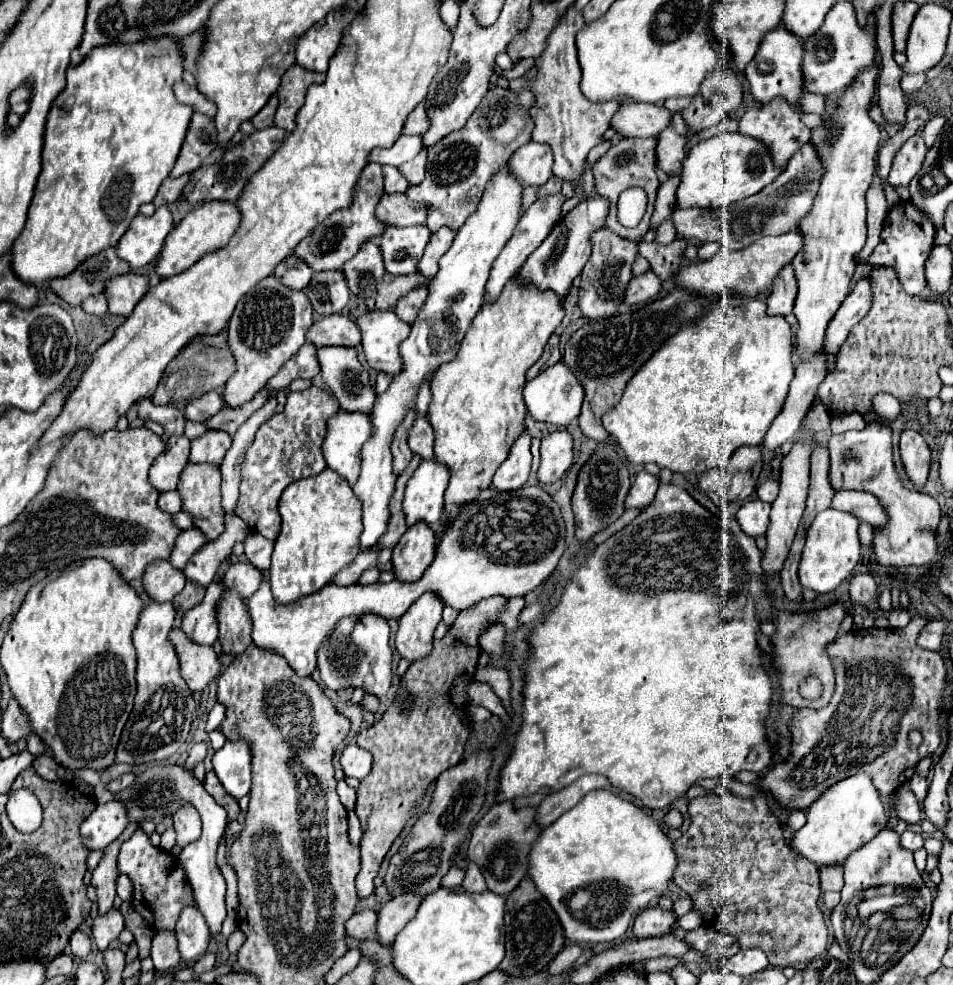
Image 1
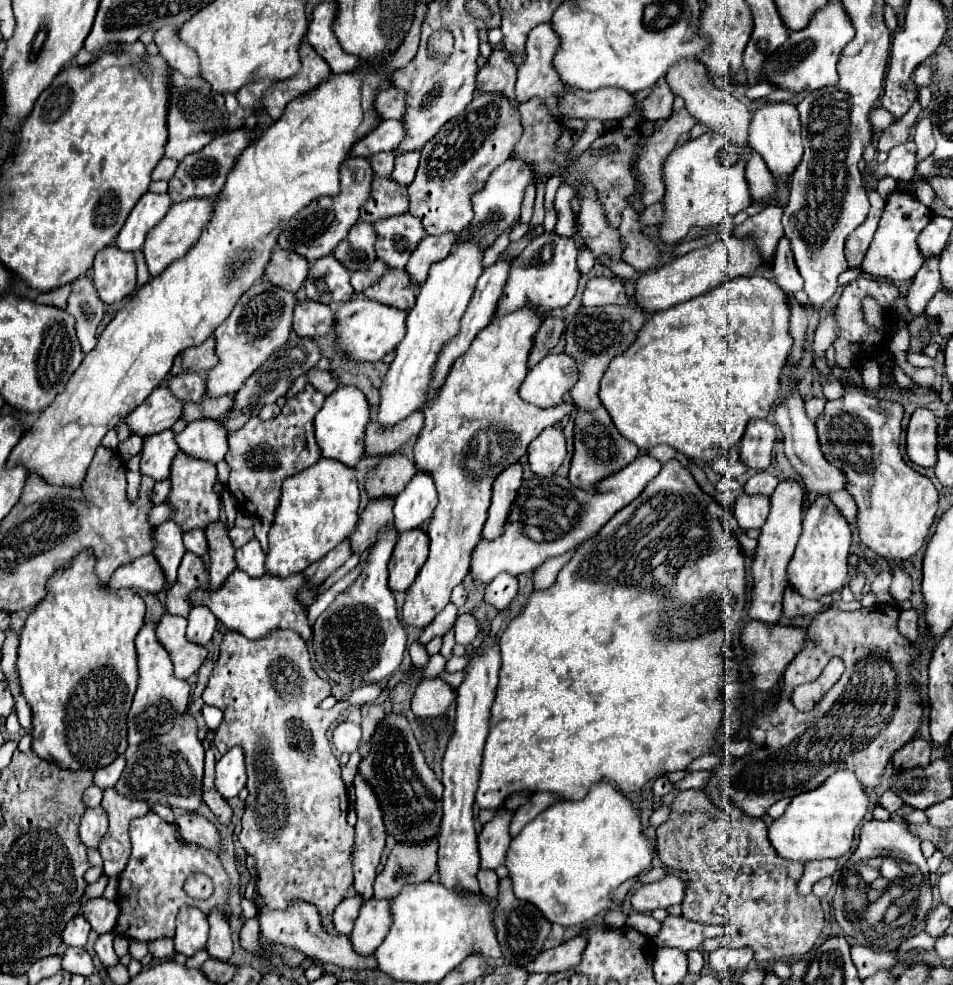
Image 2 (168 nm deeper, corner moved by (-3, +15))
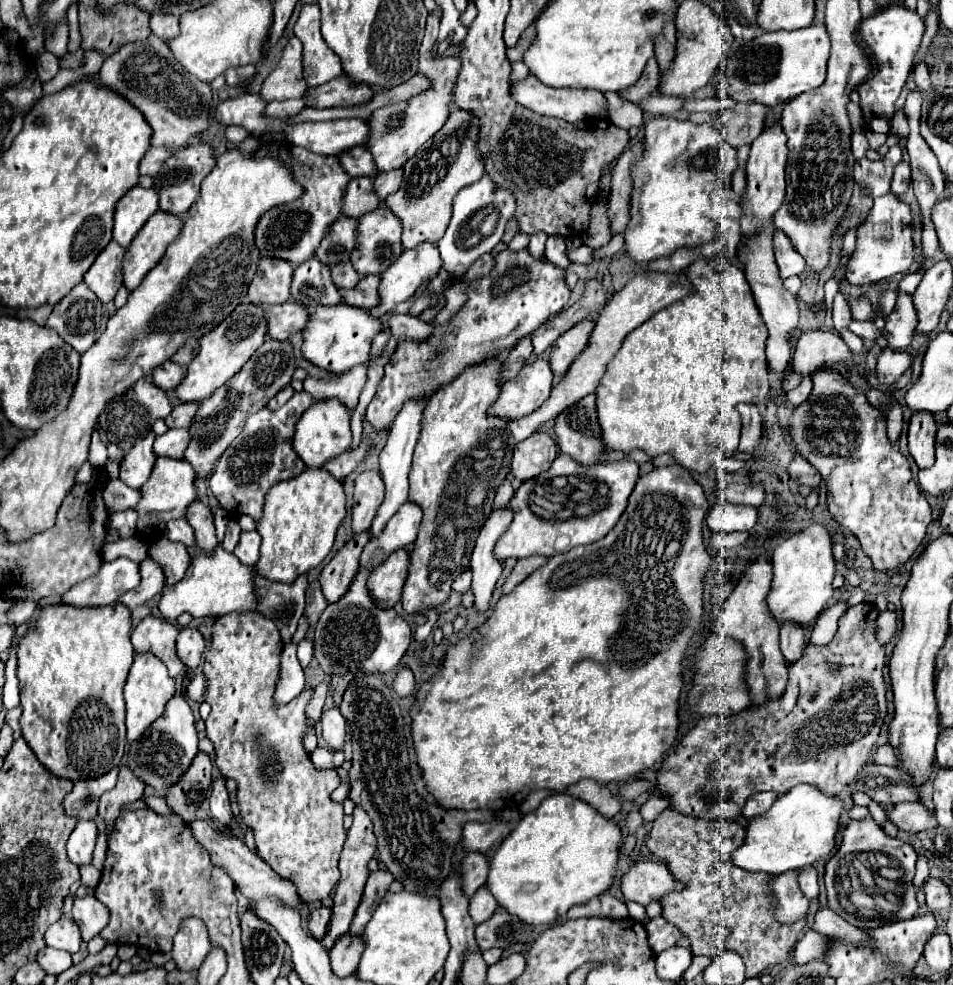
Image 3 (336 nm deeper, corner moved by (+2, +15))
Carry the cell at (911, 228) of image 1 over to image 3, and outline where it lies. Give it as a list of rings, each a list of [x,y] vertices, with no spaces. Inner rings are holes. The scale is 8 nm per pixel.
[[[892,193],[874,199],[870,217],[858,229],[856,251],[848,261],[846,281],[852,285],[866,285],[894,277],[898,273],[908,273],[914,261],[914,241],[912,241],[912,209],[908,203],[900,201]]]

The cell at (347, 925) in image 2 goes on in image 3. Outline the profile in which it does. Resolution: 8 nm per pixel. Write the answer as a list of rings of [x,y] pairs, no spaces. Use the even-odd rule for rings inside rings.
[[[320,907],[316,911],[310,913],[310,919],[308,919],[308,927],[312,931],[314,937],[324,937],[326,935],[326,927],[330,923],[330,907]]]

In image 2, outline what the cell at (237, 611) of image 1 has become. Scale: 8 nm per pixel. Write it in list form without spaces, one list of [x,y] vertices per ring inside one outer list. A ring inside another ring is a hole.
[[[221,521],[209,523],[205,527],[205,537],[209,543],[209,577],[211,577],[211,587],[219,587],[223,579],[237,567],[235,565],[235,547],[227,535],[227,525]]]

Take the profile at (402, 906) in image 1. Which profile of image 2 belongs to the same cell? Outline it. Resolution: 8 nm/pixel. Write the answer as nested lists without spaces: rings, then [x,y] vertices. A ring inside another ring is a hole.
[[[375,899],[363,903],[355,927],[349,933],[349,941],[355,953],[363,957],[373,955],[373,951],[383,943],[383,937],[387,935],[387,925],[391,923],[391,913],[387,913],[389,903],[391,901],[375,901]]]

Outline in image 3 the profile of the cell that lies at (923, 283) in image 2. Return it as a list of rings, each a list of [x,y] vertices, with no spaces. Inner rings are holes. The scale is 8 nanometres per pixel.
[[[898,291],[896,307],[888,315],[884,329],[890,333],[888,345],[892,349],[906,349],[910,345],[916,329],[916,309],[914,309],[912,295]]]

